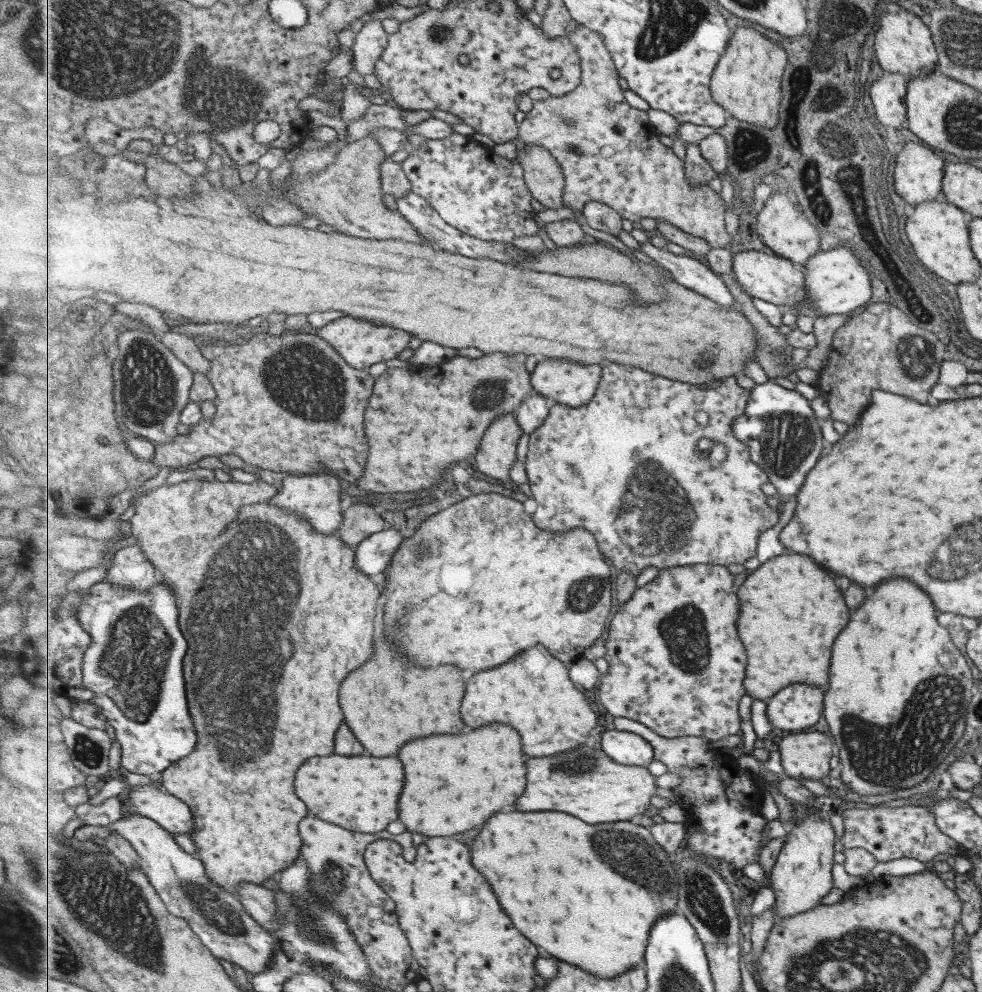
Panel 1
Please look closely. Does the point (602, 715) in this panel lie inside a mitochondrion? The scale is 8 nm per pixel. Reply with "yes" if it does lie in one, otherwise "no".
no

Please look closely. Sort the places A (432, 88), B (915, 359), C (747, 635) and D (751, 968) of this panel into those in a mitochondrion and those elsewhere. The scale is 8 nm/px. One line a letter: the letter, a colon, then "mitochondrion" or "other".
A: other
B: mitochondrion
C: other
D: other

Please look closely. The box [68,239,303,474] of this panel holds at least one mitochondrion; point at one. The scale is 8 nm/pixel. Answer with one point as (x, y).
(149, 388)

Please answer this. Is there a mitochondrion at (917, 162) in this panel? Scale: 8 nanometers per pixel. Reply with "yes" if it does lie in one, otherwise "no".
no

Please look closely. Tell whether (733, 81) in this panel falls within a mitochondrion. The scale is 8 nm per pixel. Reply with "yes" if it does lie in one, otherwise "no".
no

